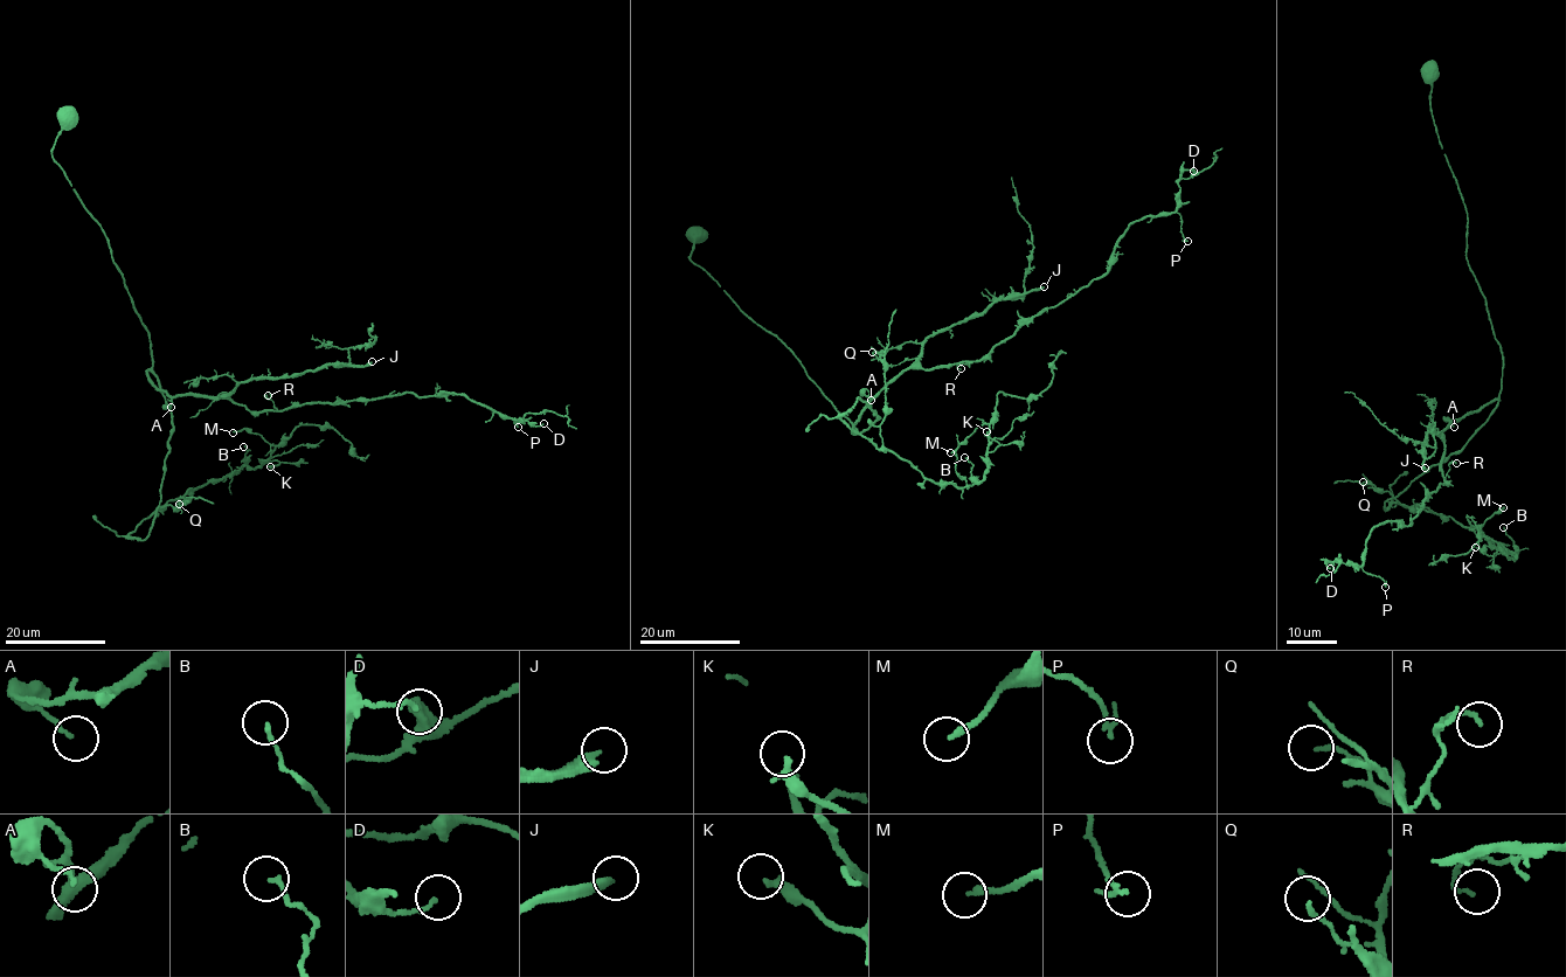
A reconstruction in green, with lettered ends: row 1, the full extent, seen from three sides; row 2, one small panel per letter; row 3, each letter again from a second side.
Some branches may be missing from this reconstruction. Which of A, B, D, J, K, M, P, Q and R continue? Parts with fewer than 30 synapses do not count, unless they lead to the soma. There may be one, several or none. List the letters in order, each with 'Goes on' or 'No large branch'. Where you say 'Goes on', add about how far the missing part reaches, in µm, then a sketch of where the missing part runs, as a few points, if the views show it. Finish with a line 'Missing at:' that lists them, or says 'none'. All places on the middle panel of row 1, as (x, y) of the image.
A: No large branch
B: No large branch
D: No large branch
J: Goes on. Missing length about 70 µm. Course of what is missing: (1044, 286), (1074, 275), (1123, 291), (1145, 288), (1157, 292), (1211, 270), (1238, 249), (1259, 240), (1258, 228)
K: No large branch
M: No large branch
P: No large branch
Q: No large branch
R: No large branch
Missing at: J

